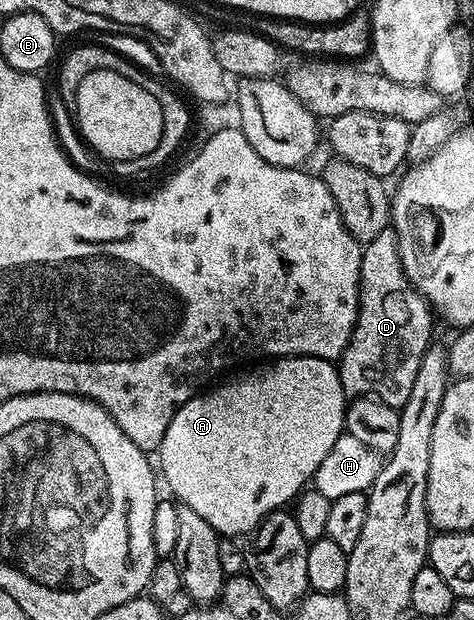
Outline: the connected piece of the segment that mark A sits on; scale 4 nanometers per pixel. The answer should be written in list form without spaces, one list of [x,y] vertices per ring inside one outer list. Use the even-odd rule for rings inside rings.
[[[279,357],[257,368],[261,367],[262,369],[257,369],[254,373],[245,373],[242,377],[227,382],[226,385],[218,384],[216,387],[192,397],[173,416],[173,421],[167,427],[167,435],[159,450],[159,456],[161,456],[159,469],[163,474],[164,484],[166,481],[170,491],[174,493],[172,496],[184,508],[195,511],[195,515],[200,515],[202,519],[207,519],[207,523],[211,523],[214,531],[225,539],[241,539],[244,533],[252,534],[270,514],[276,513],[277,510],[284,510],[289,505],[288,501],[291,499],[293,501],[310,484],[319,463],[323,463],[323,459],[327,459],[327,451],[331,451],[331,447],[335,447],[335,439],[339,439],[345,432],[347,394],[341,382],[338,366],[334,362],[325,361],[322,357]]]

